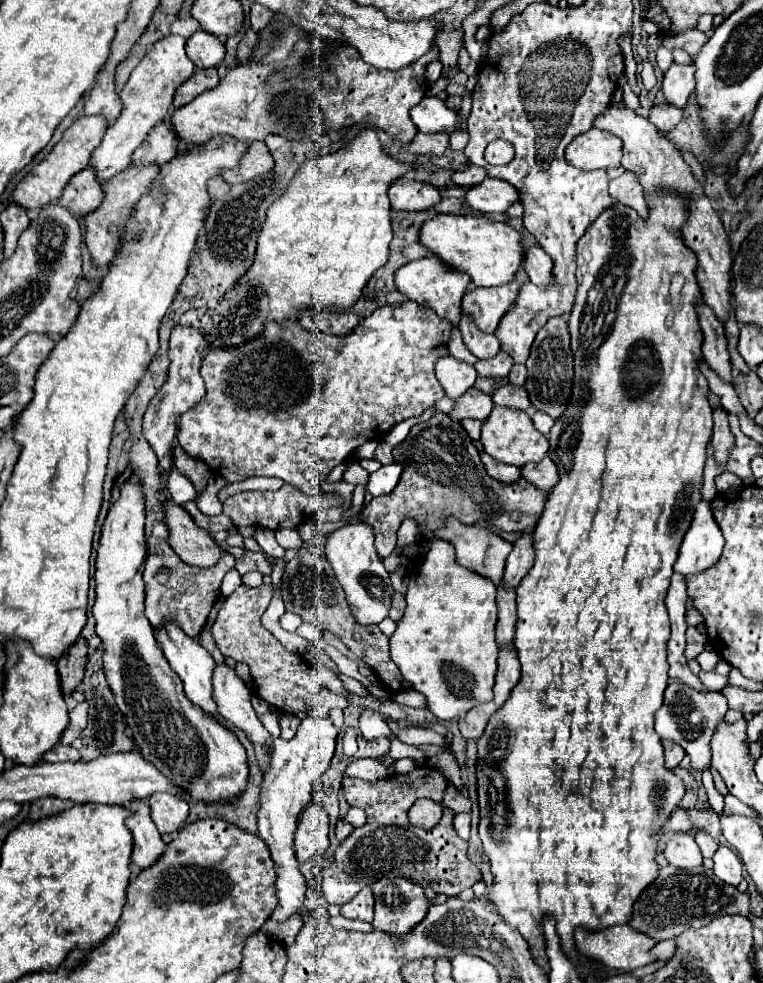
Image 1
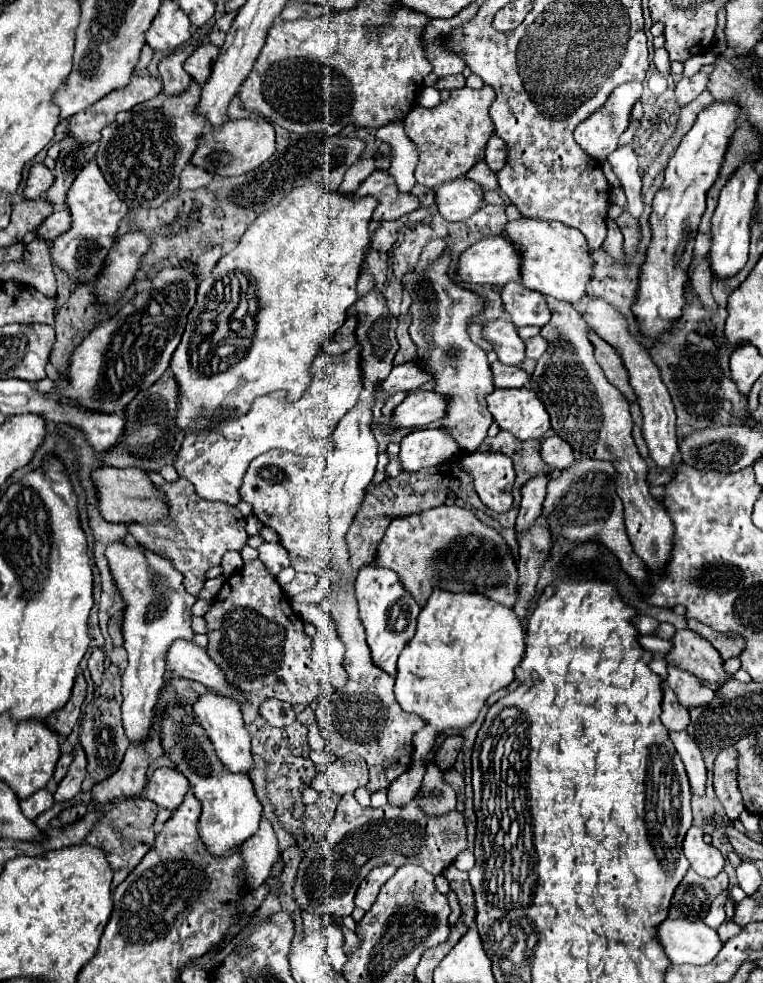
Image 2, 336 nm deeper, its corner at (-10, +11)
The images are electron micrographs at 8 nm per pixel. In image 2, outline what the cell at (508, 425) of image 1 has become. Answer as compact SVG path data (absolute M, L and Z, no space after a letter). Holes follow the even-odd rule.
M527 387L495 389L487 397L487 403L495 423L511 431L519 441L541 439L551 429L543 403Z

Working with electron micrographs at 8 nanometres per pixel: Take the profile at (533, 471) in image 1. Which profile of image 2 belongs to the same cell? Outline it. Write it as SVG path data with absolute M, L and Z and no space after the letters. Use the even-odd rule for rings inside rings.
M553 435L553 437L547 437L541 441L541 457L547 465L551 465L553 469L567 469L573 465L575 461L575 455L573 455L573 449L571 445L567 445L561 437Z

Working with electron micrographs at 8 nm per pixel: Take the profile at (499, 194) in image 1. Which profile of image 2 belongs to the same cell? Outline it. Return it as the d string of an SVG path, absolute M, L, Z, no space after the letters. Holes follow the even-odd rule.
M455 179L435 191L435 203L447 221L463 221L479 211L483 203L483 191L475 181Z

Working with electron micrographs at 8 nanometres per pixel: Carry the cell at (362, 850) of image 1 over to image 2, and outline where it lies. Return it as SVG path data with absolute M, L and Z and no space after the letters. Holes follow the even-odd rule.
M347 793L339 801L337 815L331 821L325 839L305 851L293 887L295 899L303 911L345 917L351 915L351 911L355 909L355 891L371 869L385 863L393 867L415 863L425 867L431 875L441 875L465 849L465 817L455 809L445 815L431 817L421 809L419 797L403 807L387 803L385 807L363 809L355 801L355 797Z

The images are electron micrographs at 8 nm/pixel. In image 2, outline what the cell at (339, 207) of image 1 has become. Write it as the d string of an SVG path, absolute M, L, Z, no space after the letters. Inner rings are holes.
M309 183L309 185L303 185L303 187L295 187L273 209L259 215L257 221L253 221L249 225L249 229L245 231L241 241L233 247L233 251L219 259L219 263L215 265L211 275L205 281L201 281L201 285L199 285L197 303L189 313L189 321L187 321L181 345L173 353L173 361L171 361L171 371L175 373L175 379L179 381L179 387L181 387L179 389L179 393L181 393L181 403L179 405L181 407L179 407L179 415L177 415L177 425L183 427L183 431L205 429L209 417L219 419L219 417L243 415L243 413L249 411L251 403L257 397L279 391L279 389L285 389L289 393L289 401L295 401L305 393L305 389L311 385L311 363L313 363L313 359L321 353L323 343L329 341L333 337L333 333L345 323L347 309L357 301L357 295L355 295L357 277L361 275L361 267L363 267L365 255L367 255L369 245L371 245L369 221L371 221L371 215L373 215L377 205L379 205L379 201L375 197L353 197L353 195L345 195L345 193L339 193L339 191L333 193L333 191L325 189L321 183Z

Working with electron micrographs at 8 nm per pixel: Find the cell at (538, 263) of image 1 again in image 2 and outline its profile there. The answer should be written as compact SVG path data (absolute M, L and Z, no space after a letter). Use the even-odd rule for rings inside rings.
M585 297L583 299L583 311L581 311L581 317L585 319L587 327L597 335L601 337L603 341L607 341L623 359L627 371L629 371L629 381L631 381L631 387L635 389L637 393L637 401L641 405L641 413L643 413L643 437L645 437L645 443L649 447L649 455L651 459L655 461L657 467L671 467L673 463L673 455L677 453L677 435L675 435L675 411L673 411L673 403L671 403L671 397L667 393L667 387L663 385L661 381L661 375L659 375L659 369L657 365L653 363L649 351L635 341L635 337L629 333L627 329L627 319L613 307L609 305L605 299L601 297Z

